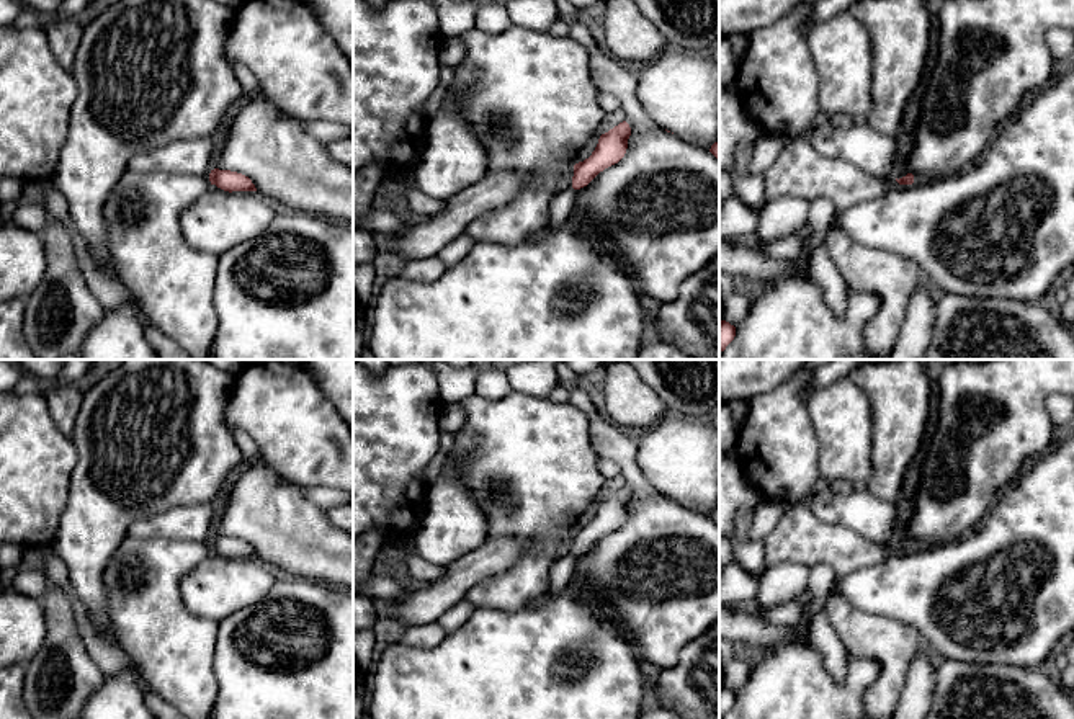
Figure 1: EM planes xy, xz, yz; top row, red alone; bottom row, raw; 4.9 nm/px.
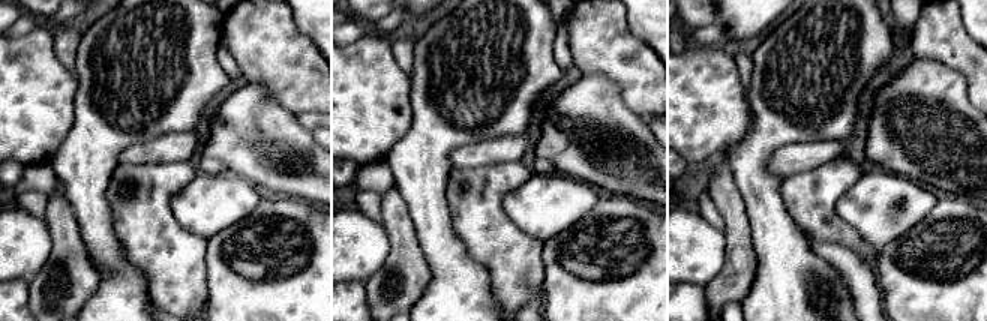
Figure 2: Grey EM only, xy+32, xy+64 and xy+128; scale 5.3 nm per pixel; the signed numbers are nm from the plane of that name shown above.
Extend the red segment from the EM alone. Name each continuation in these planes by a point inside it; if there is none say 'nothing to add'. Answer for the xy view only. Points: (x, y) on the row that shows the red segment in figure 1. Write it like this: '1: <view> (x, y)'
nothing to add

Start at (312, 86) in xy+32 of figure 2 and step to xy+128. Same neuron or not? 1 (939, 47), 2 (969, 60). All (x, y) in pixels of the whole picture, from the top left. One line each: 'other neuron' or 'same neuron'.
1: same neuron
2: same neuron

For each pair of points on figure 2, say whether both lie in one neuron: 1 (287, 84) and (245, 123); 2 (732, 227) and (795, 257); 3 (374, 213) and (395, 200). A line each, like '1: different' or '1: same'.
1: different
2: different
3: different

